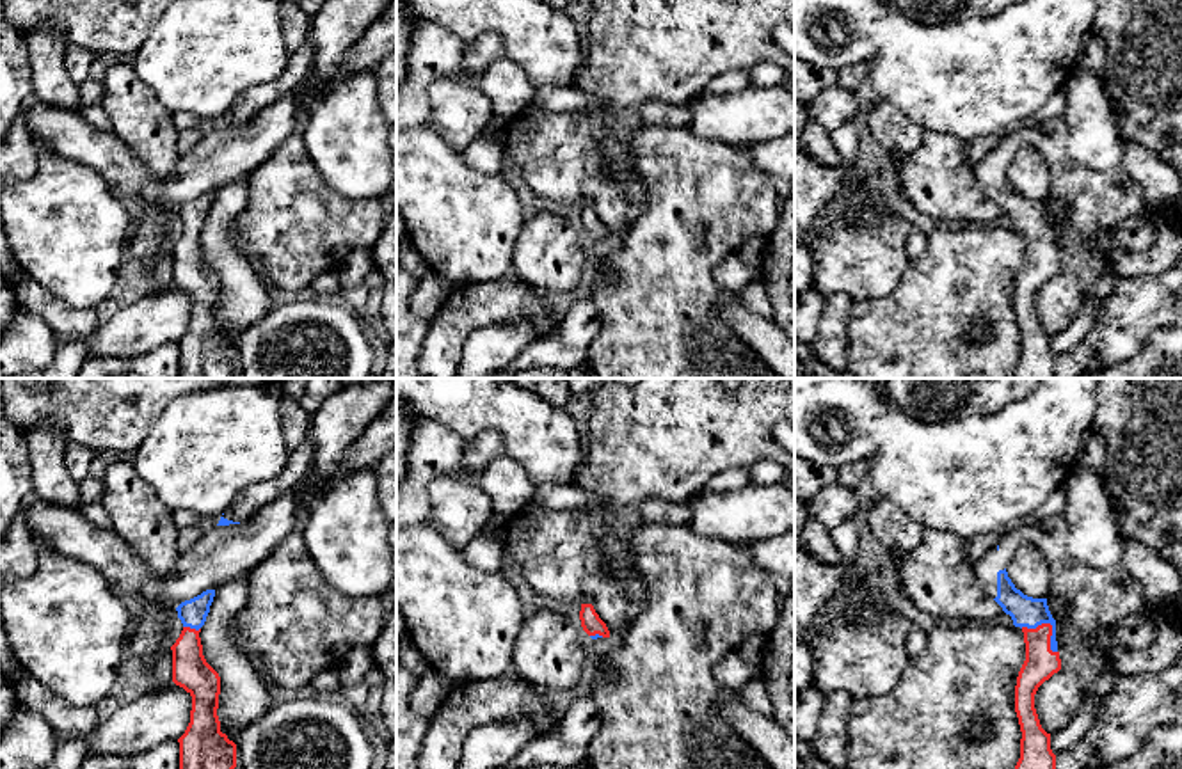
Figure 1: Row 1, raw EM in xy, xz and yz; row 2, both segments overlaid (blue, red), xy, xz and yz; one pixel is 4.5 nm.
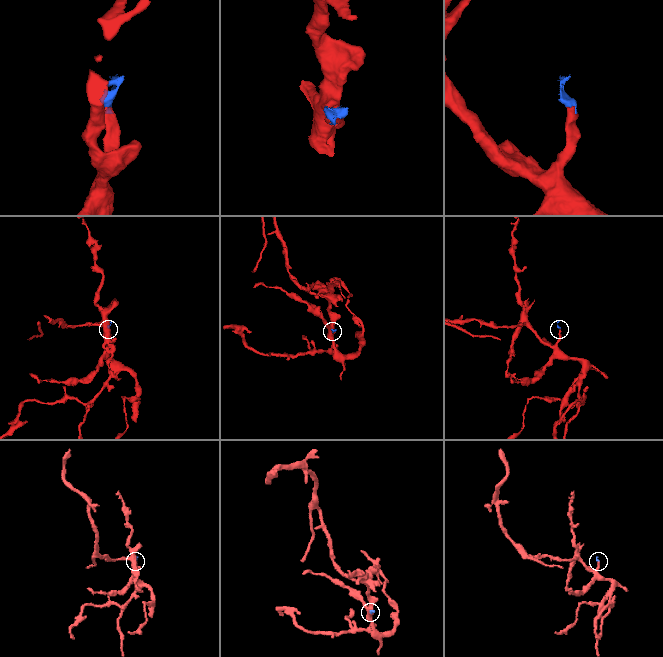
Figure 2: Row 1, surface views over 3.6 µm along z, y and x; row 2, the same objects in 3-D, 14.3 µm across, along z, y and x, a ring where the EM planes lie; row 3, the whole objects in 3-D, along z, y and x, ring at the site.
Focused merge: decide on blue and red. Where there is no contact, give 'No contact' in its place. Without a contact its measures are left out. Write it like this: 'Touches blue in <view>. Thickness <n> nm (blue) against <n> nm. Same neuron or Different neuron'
Touches blue in yz. Thickness 140 nm (blue) against 150 nm. Same neuron

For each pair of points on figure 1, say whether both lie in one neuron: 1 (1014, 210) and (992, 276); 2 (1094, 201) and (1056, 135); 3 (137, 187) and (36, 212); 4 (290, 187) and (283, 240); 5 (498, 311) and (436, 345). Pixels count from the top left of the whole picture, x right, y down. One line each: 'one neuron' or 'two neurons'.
1: two neurons
2: one neuron
3: two neurons
4: one neuron
5: one neuron

